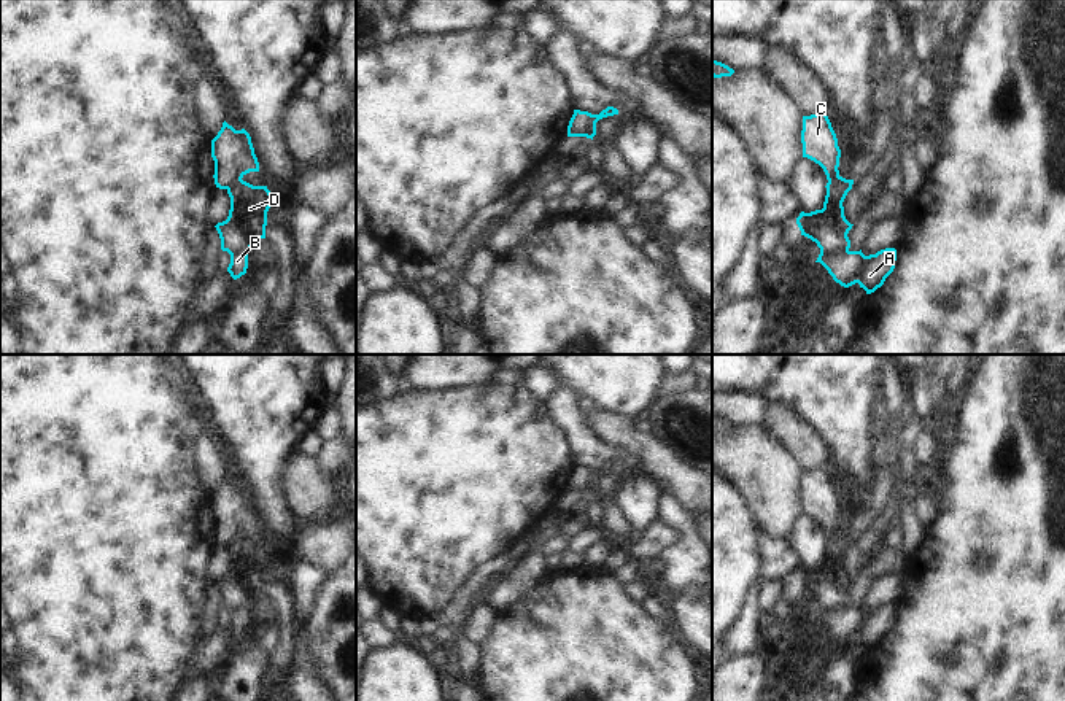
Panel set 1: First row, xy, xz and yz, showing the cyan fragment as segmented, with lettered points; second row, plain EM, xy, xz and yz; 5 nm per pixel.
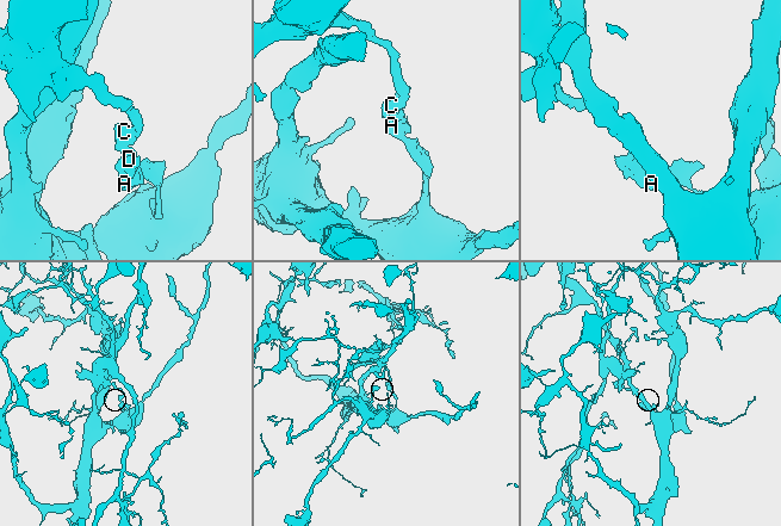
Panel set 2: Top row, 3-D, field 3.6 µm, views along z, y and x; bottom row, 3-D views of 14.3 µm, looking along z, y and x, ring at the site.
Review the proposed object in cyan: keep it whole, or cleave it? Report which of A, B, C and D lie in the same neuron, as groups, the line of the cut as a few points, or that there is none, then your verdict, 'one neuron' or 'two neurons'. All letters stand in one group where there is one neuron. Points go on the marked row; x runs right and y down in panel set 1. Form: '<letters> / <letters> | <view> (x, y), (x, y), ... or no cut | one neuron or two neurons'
A B D / C | xz (595, 115), (587, 126), (585, 135) | two neurons

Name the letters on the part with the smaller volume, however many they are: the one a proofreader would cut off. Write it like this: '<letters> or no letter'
C

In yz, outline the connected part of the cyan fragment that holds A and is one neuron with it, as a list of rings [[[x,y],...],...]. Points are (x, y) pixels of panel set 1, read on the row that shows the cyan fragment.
[[[842,176],[828,181],[823,208],[811,213],[801,211],[796,224],[801,235],[817,243],[820,254],[815,262],[820,262],[836,283],[844,288],[858,283],[866,294],[871,294],[893,272],[897,250],[885,248],[869,256],[865,256],[862,250],[849,250],[847,234],[854,224],[846,219],[842,202],[852,184],[854,180]]]

